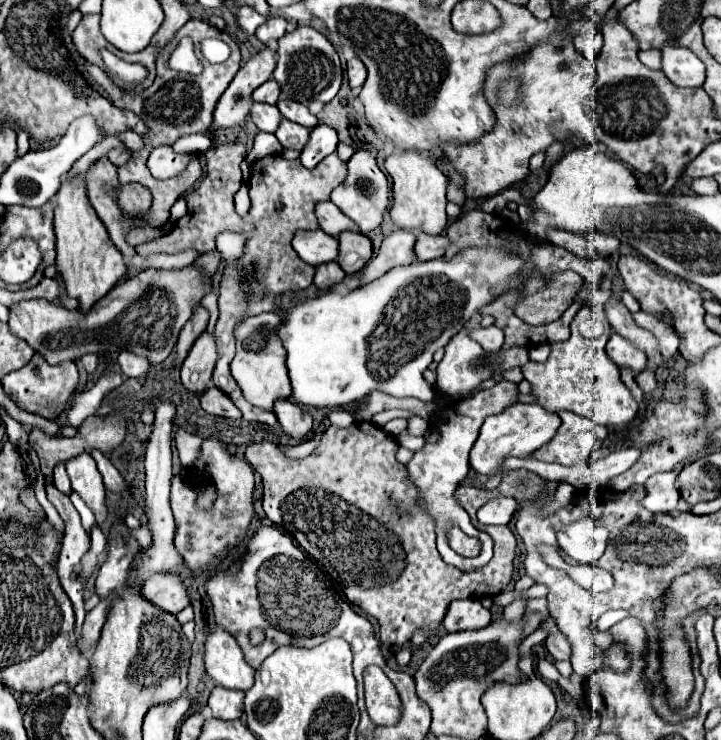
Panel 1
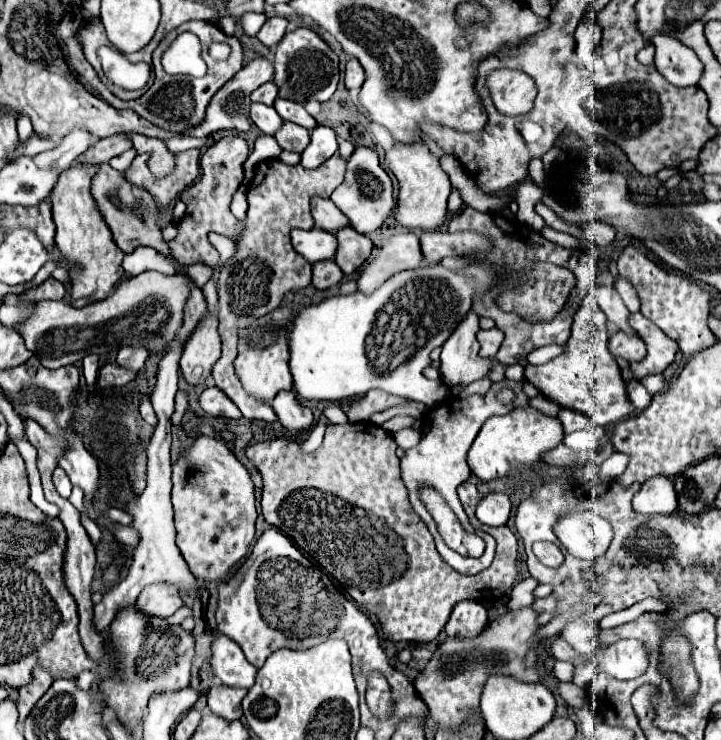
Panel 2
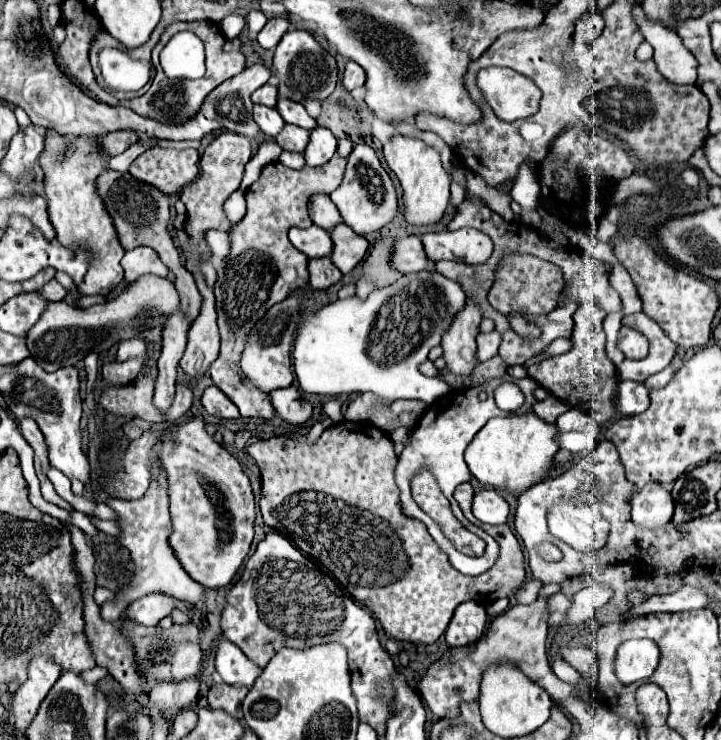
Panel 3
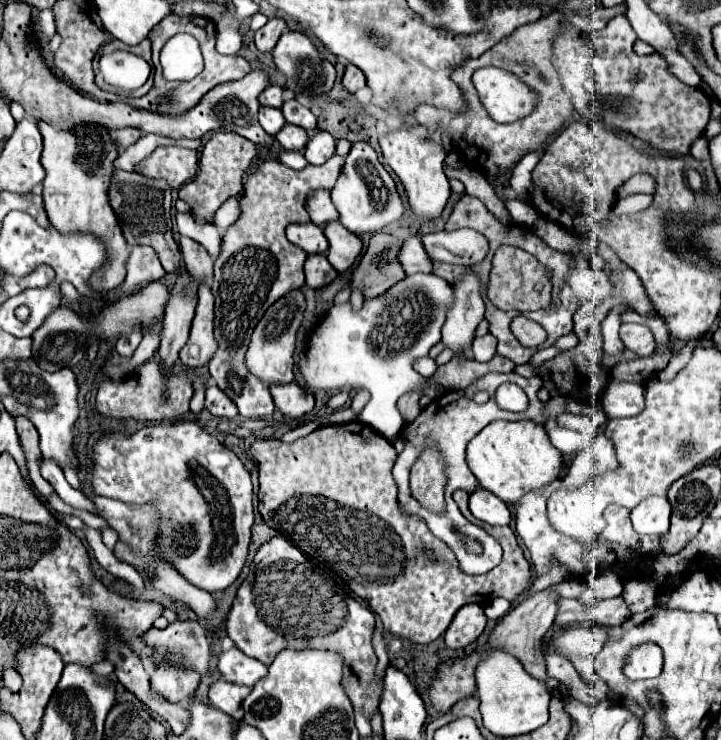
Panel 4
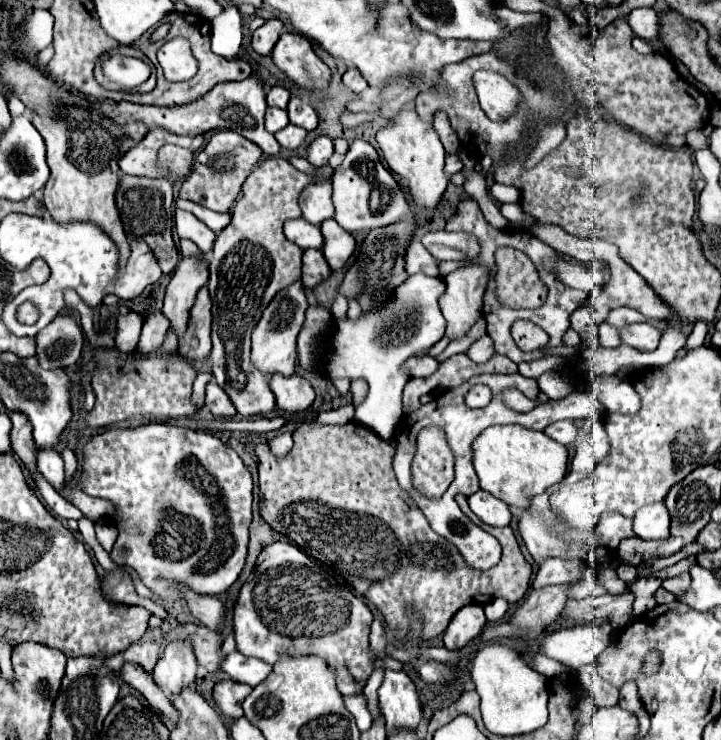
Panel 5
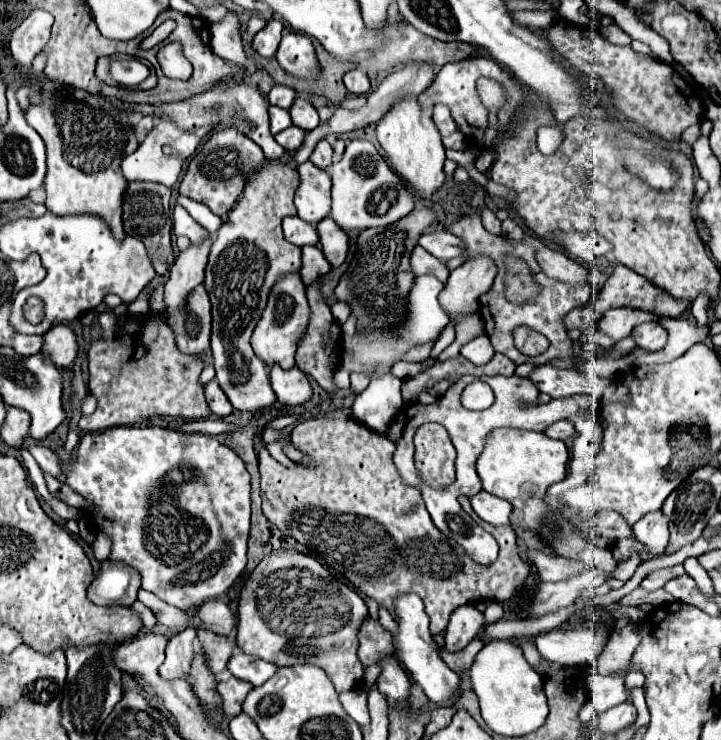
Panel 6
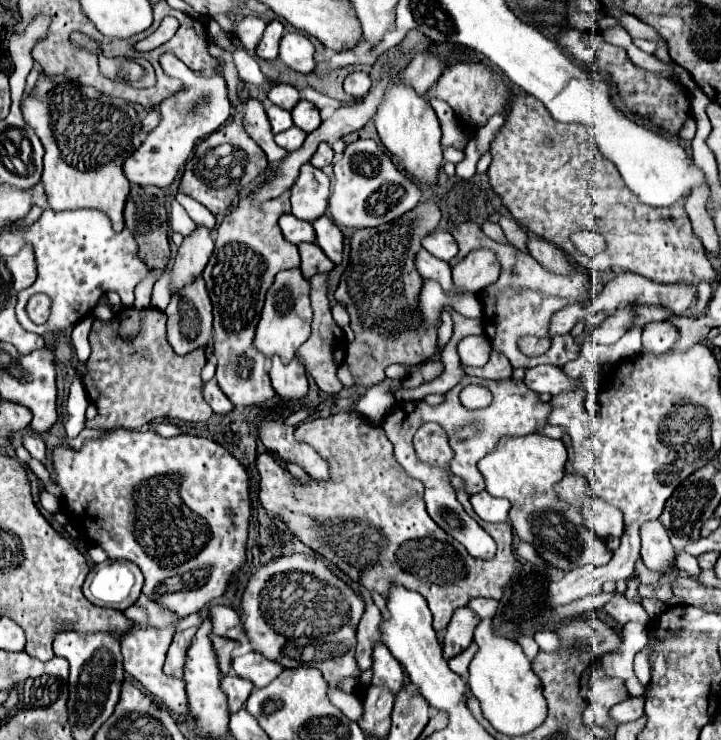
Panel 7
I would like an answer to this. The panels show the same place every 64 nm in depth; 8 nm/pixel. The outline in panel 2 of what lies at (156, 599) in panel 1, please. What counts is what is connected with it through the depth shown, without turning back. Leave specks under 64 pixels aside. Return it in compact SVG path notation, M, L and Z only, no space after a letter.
M152 584L144 588L136 602L136 610L146 618L168 618L180 606L184 606L178 590L168 584Z

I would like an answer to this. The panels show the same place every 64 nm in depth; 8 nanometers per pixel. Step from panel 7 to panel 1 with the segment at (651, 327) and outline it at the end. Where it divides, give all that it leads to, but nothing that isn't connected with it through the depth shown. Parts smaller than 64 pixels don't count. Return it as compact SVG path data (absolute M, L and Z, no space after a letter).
M612 334L608 344L606 344L606 354L618 364L618 366L628 366L632 372L640 372L646 368L646 354L636 348L632 342L622 338L620 334Z

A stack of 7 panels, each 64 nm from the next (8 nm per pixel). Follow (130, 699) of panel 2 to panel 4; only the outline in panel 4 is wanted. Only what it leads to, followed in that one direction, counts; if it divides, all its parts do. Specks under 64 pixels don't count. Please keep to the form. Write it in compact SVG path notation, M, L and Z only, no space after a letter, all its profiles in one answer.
M196 620L174 622L166 630L150 628L142 636L142 642L158 650L156 662L160 662L162 660L160 654L168 650L178 660L178 664L192 666L200 674L208 672L208 662L212 658L212 650L210 650L212 640Z

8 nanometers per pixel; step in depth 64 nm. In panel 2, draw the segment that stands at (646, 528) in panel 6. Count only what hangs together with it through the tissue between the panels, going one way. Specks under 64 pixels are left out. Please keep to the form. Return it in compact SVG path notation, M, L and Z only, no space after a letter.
M666 476L650 478L634 494L632 506L634 506L636 514L646 514L646 516L672 514L678 508L676 492L674 492L672 482Z

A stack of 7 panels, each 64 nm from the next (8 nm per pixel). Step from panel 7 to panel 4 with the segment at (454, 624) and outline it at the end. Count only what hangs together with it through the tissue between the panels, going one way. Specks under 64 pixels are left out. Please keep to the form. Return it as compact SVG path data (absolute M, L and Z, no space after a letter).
M478 604L462 606L444 634L446 646L454 650L472 644L484 632L484 626L486 626L486 616Z

